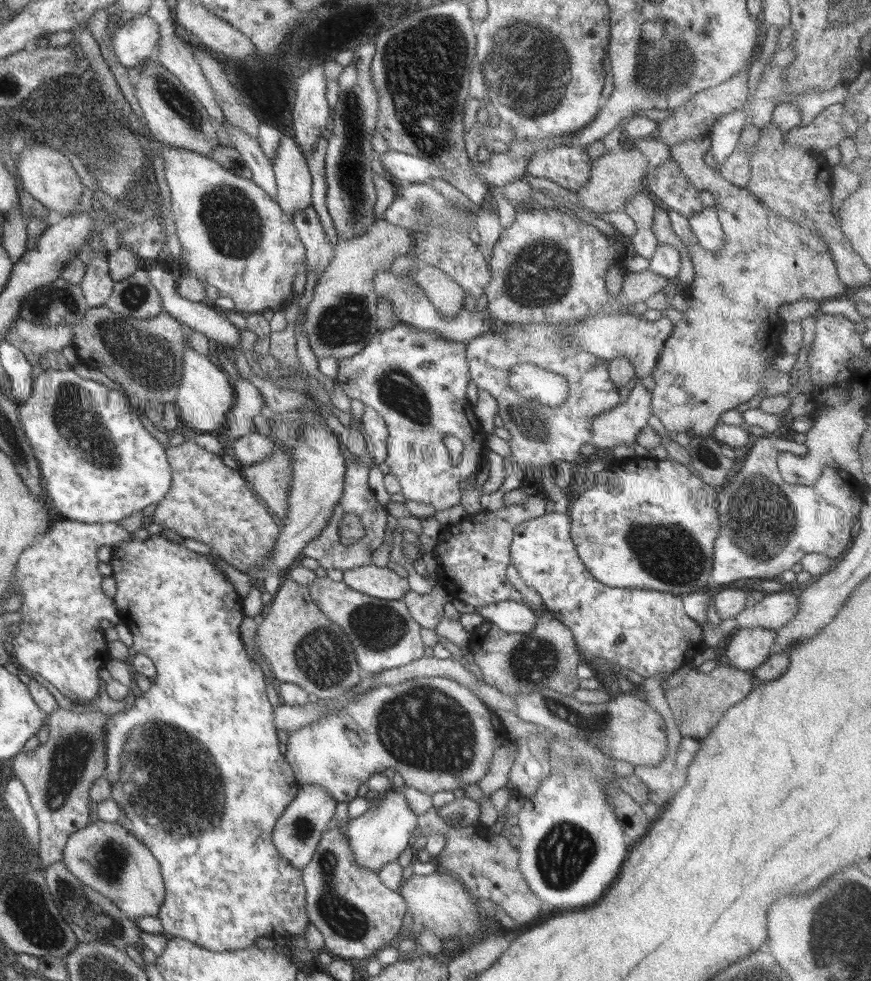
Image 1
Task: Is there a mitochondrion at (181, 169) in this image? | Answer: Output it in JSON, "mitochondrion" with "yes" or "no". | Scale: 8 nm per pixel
{"mitochondrion":"no"}

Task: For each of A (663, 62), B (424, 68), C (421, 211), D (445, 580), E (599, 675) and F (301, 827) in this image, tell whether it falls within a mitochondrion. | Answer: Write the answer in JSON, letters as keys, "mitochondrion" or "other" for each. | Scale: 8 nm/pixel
{"A":"mitochondrion","B":"mitochondrion","C":"mitochondrion","D":"other","E":"other","F":"mitochondrion"}

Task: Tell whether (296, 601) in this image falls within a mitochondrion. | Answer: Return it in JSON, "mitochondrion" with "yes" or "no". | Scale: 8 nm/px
{"mitochondrion":"no"}

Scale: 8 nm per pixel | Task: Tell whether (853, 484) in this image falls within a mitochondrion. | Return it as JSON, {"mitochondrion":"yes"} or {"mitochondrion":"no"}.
{"mitochondrion":"no"}

